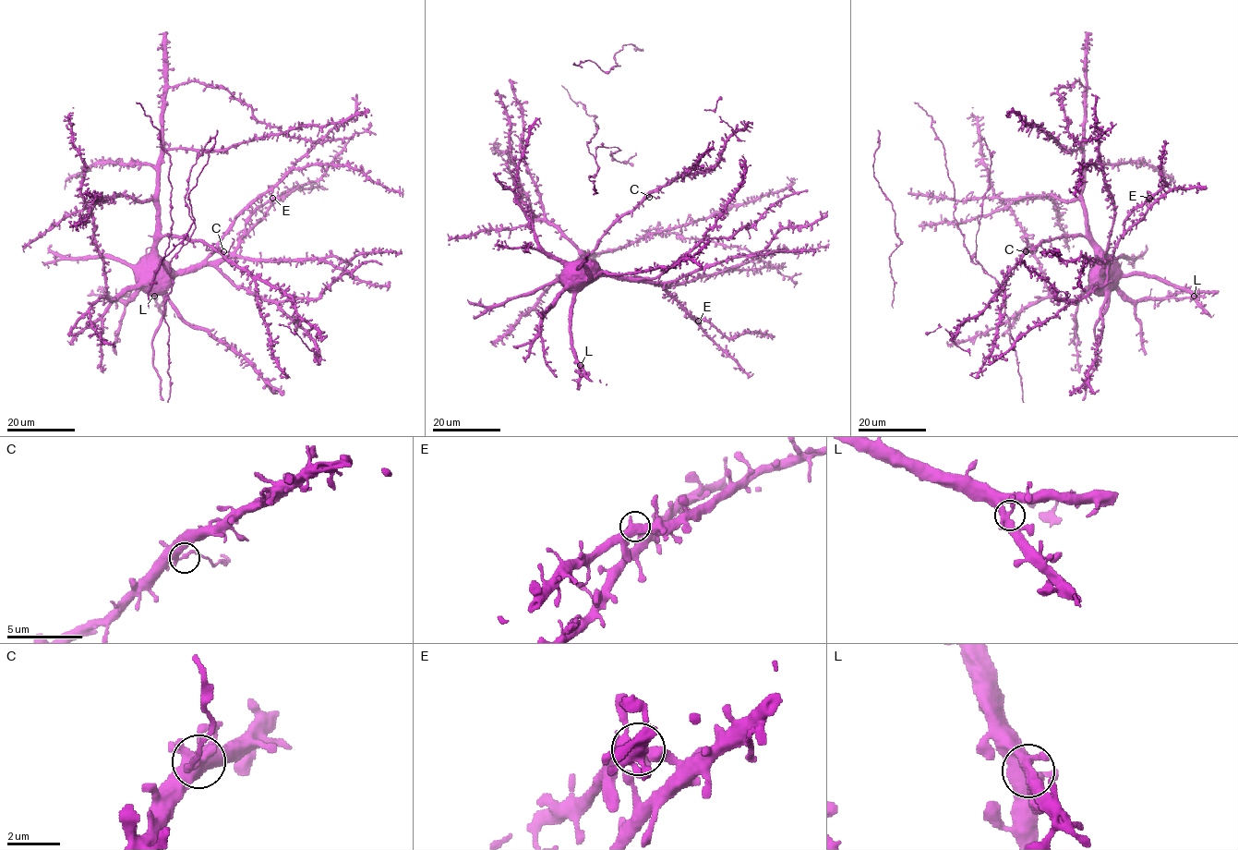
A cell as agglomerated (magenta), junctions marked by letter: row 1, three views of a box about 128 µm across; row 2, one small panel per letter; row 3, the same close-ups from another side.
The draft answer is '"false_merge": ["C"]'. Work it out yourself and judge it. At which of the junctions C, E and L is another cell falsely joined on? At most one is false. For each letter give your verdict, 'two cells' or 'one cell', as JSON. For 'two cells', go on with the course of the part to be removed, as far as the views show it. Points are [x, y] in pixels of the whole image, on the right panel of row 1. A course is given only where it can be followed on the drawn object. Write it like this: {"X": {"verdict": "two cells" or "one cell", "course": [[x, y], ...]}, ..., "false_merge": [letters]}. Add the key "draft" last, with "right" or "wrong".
{"C": {"verdict": "two cells", "course": [[1026, 251], [1026, 237]]}, "E": {"verdict": "one cell"}, "L": {"verdict": "one cell"}, "false_merge": ["C"], "draft": "right"}

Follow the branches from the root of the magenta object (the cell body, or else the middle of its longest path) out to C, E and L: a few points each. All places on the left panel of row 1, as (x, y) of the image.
C: (164, 274), (155, 264), (155, 245), (163, 236), (184, 236), (202, 240), (223, 251)
E: (164, 274), (165, 269), (185, 272), (207, 265), (218, 265), (263, 215), (272, 198)
L: (164, 274), (145, 276), (145, 282), (154, 296)

